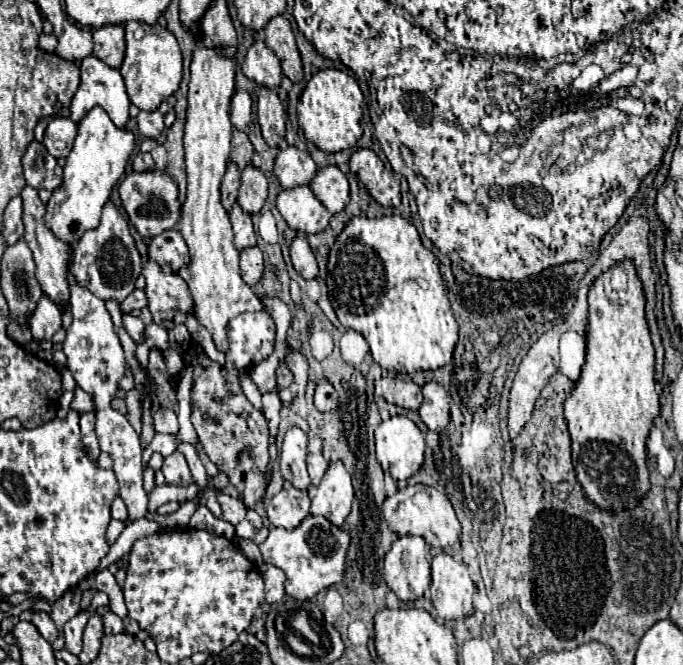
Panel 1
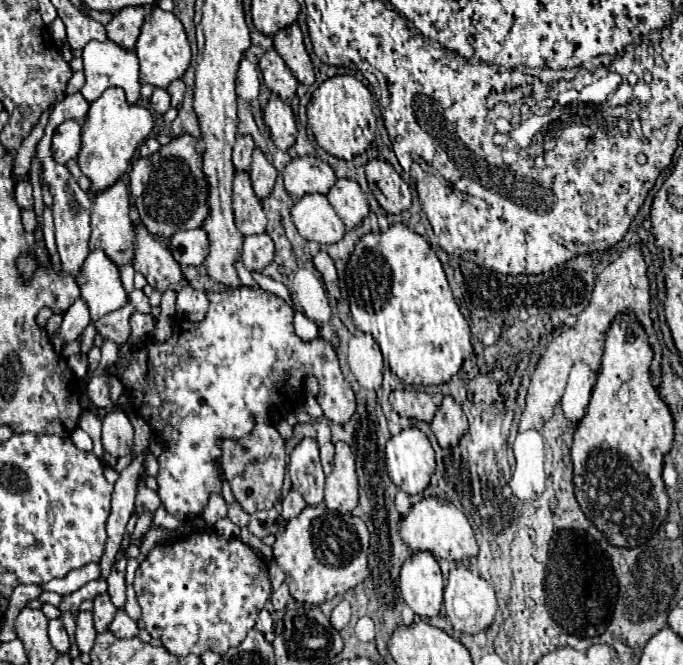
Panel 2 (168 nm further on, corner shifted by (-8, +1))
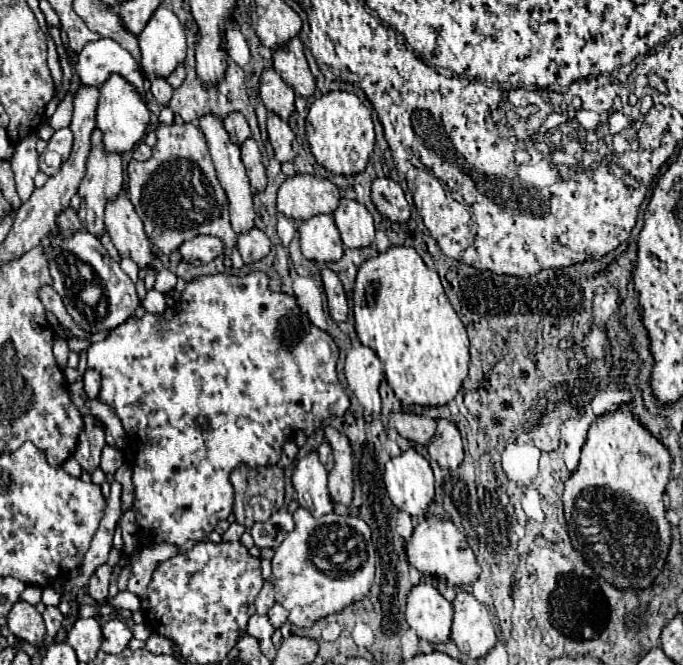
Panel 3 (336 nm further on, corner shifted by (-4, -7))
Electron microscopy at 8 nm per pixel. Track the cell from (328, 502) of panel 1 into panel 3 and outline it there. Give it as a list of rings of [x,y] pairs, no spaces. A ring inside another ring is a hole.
[[[326,427],[324,429],[328,443],[332,445],[334,451],[334,459],[336,465],[328,475],[328,489],[332,495],[332,501],[336,505],[350,505],[352,503],[352,487],[354,487],[354,479],[352,479],[352,447],[346,435],[342,435],[340,431],[336,431],[334,427]]]

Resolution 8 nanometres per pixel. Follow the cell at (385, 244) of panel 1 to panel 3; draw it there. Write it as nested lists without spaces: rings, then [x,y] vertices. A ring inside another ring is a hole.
[[[390,247],[386,253],[380,253],[378,257],[362,263],[354,287],[354,319],[358,339],[376,351],[376,355],[384,363],[386,381],[404,407],[438,407],[456,397],[462,381],[468,375],[470,355],[466,327],[452,309],[438,273],[428,269],[412,247]]]

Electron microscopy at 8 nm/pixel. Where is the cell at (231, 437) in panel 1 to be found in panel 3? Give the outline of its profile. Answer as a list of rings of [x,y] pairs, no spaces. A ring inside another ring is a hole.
[[[242,465],[232,471],[230,481],[234,485],[232,513],[236,517],[236,523],[244,525],[246,529],[250,529],[258,521],[266,521],[272,513],[276,513],[284,505],[284,471],[278,465],[256,467],[256,469],[248,469],[246,465]]]

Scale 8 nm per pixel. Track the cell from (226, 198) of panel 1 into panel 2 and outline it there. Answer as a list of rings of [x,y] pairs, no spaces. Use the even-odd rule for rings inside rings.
[[[238,135],[236,145],[234,145],[234,155],[232,155],[236,173],[248,173],[248,171],[250,171],[252,151],[254,151],[254,141],[252,141],[252,137]]]

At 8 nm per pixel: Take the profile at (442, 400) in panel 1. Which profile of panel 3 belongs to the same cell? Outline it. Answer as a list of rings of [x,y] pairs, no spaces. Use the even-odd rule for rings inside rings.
[[[438,419],[438,431],[428,445],[428,453],[442,469],[456,469],[464,457],[458,427],[448,419]]]

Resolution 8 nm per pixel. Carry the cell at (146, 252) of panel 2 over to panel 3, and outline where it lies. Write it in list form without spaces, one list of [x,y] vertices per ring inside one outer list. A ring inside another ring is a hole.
[[[124,193],[106,203],[104,225],[120,255],[134,259],[140,269],[152,267],[152,245],[144,233],[142,219],[138,217],[134,205]]]

